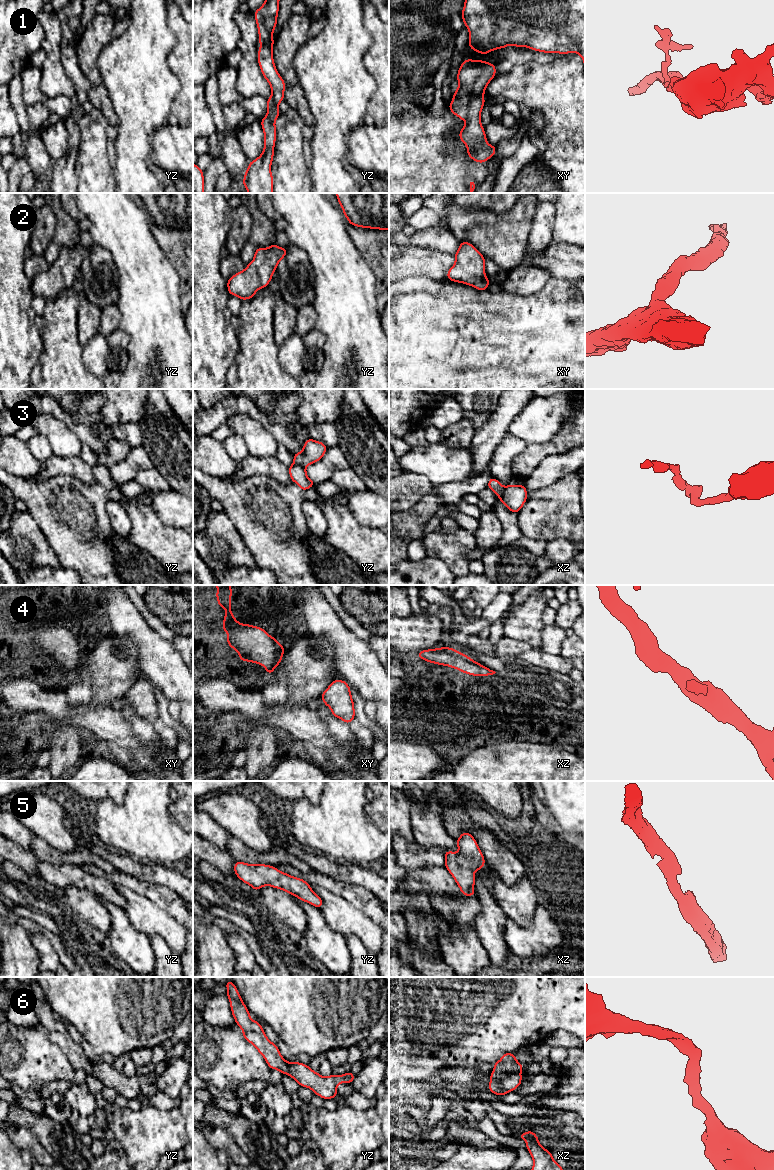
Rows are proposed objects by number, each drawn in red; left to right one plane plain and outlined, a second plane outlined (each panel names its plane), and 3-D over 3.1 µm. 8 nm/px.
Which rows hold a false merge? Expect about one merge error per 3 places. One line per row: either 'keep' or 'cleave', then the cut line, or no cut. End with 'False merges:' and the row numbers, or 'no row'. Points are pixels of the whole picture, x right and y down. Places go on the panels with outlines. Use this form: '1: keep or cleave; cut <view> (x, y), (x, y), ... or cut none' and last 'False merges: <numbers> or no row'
1: keep; cut none
2: keep; cut none
3: cleave; cut xz (505, 487), (500, 500)
4: keep; cut none
5: keep; cut none
6: keep; cut none
False merges: 3

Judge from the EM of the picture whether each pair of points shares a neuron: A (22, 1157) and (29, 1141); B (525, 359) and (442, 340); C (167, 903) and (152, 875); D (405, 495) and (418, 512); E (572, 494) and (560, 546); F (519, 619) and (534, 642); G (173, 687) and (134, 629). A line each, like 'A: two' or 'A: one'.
A: two
B: one
C: two
D: two
E: two
F: one
G: one

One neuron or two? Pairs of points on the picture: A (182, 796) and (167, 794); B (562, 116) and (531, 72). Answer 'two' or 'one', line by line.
A: two
B: one

